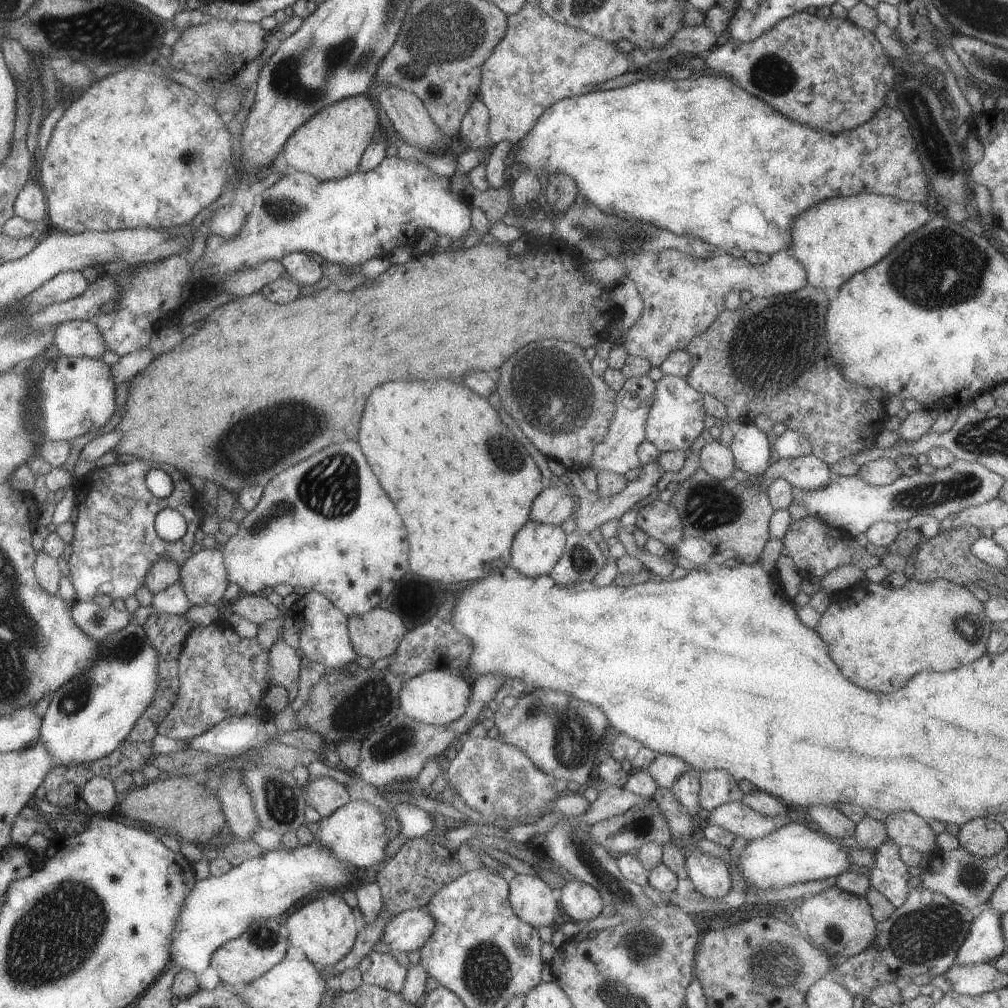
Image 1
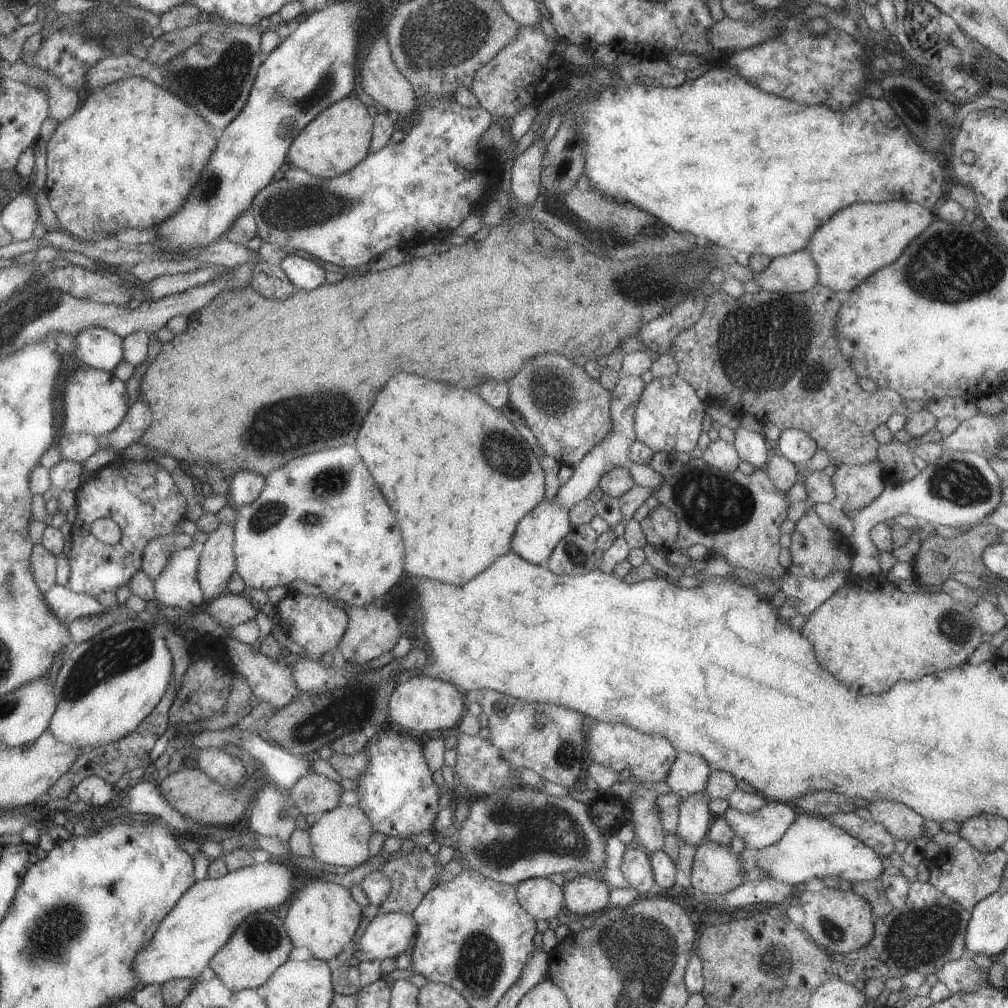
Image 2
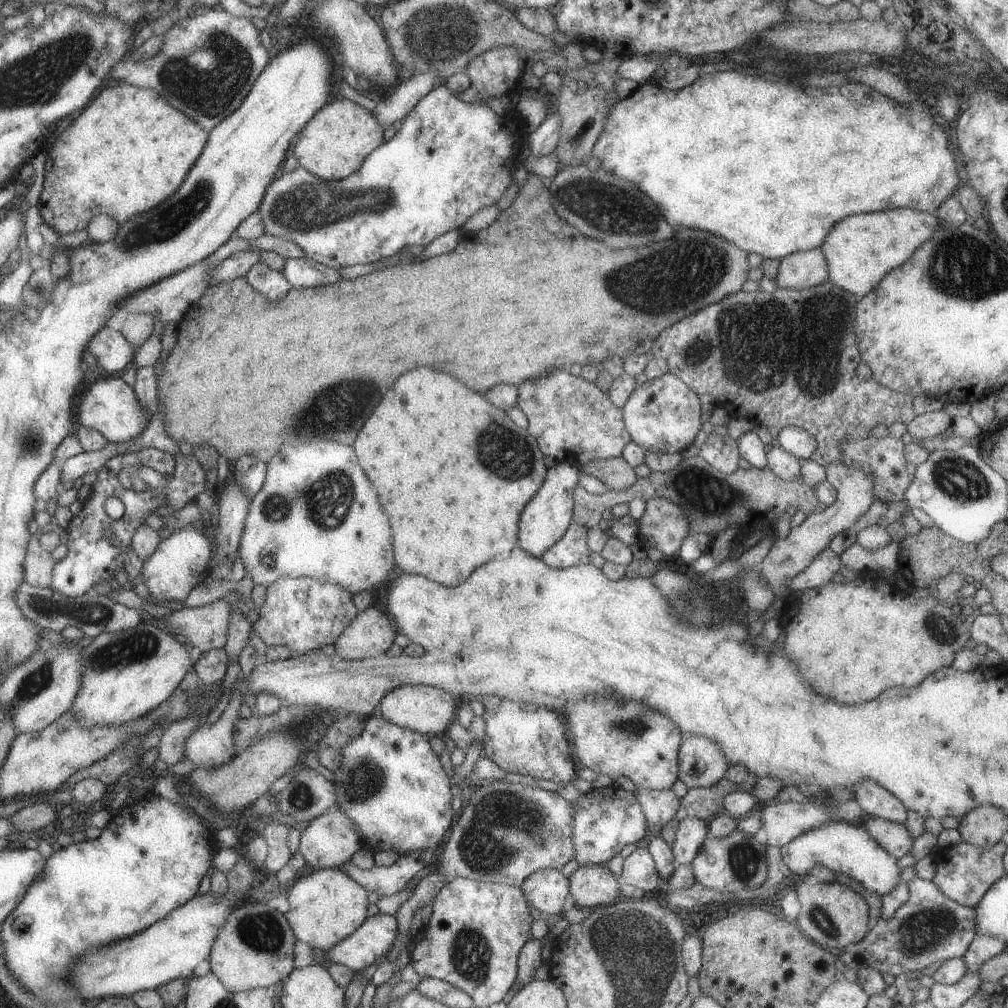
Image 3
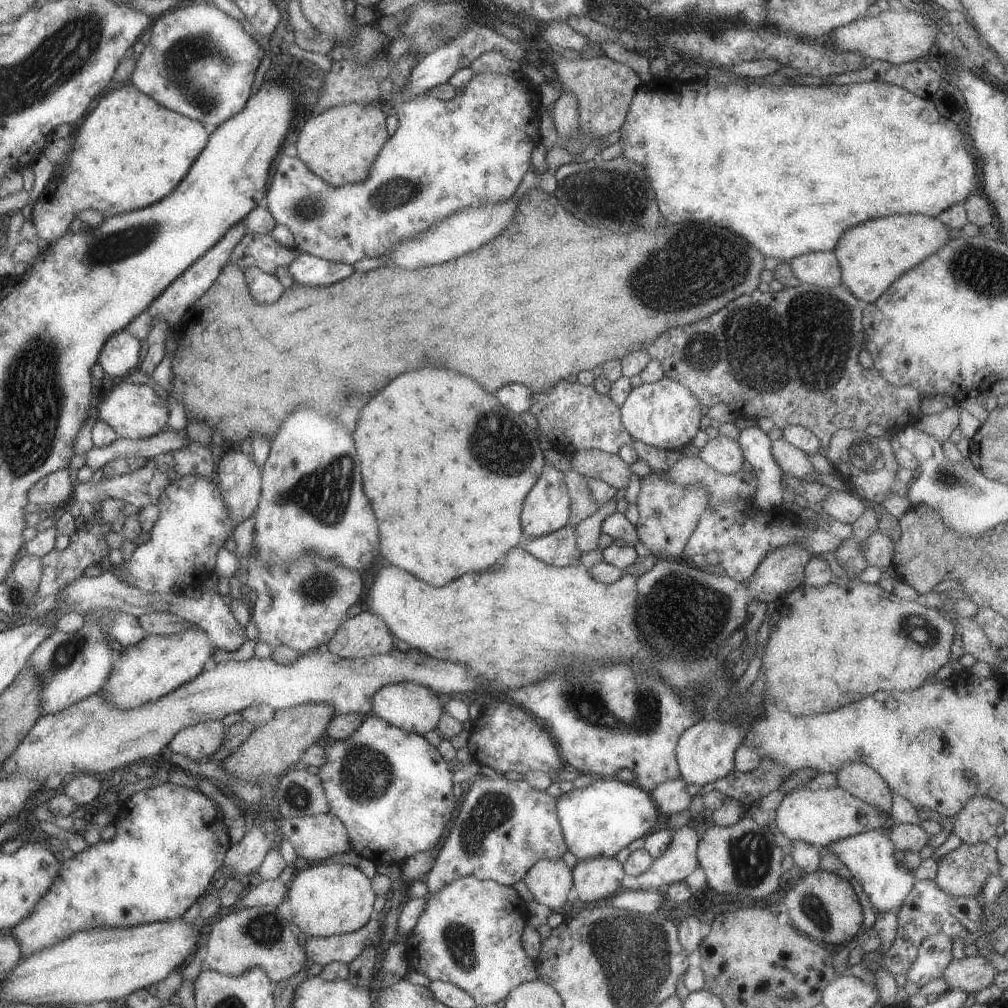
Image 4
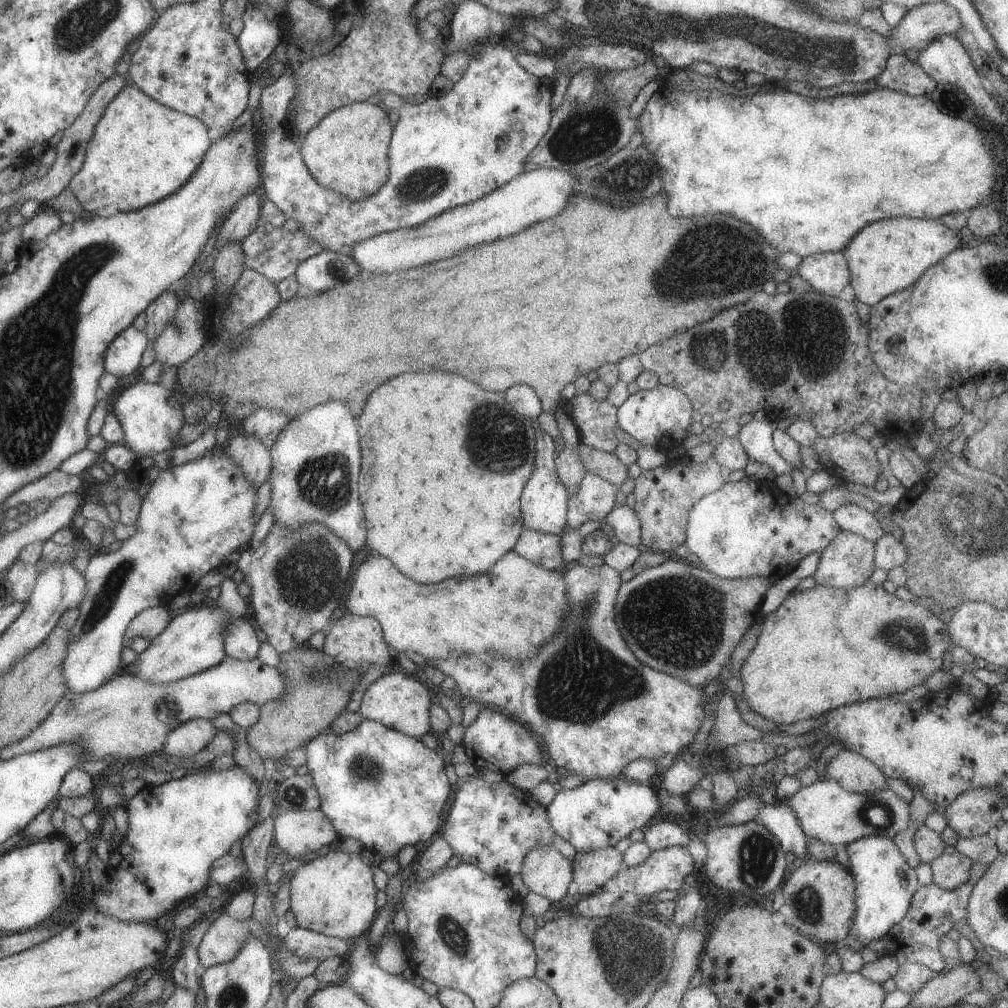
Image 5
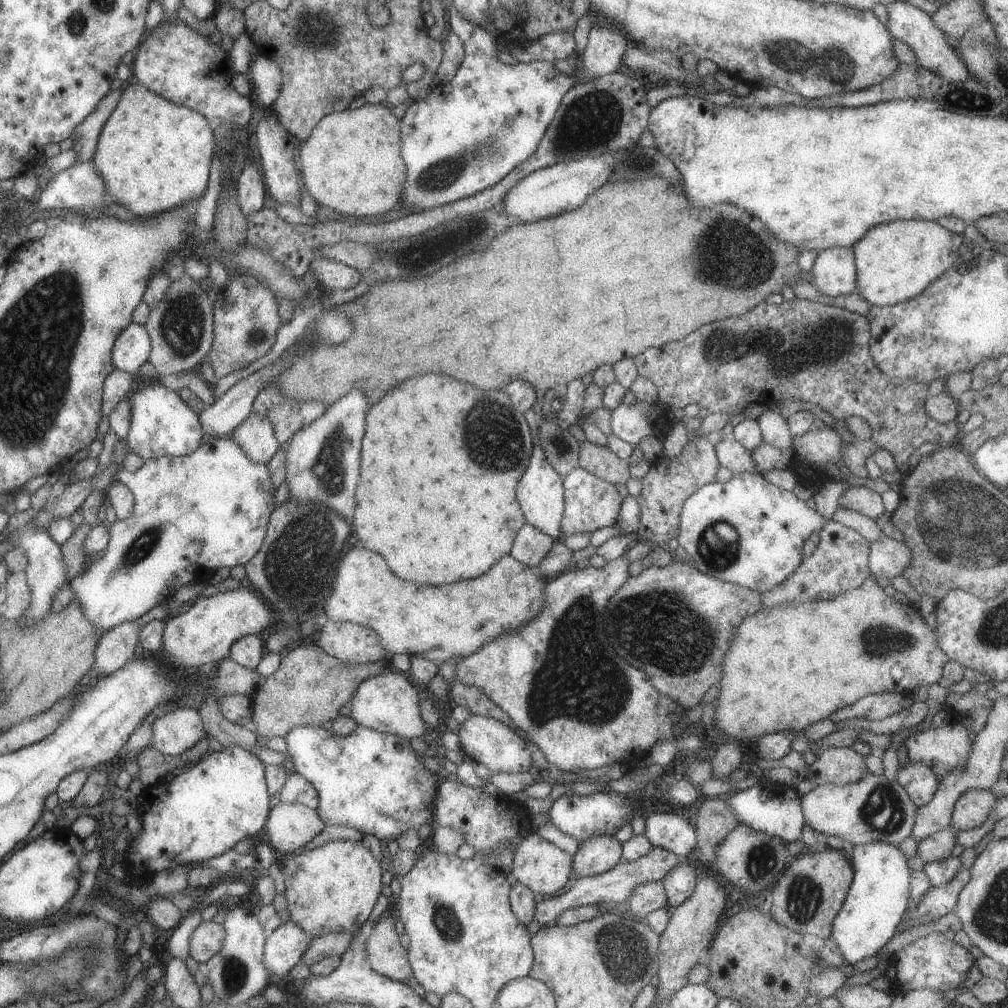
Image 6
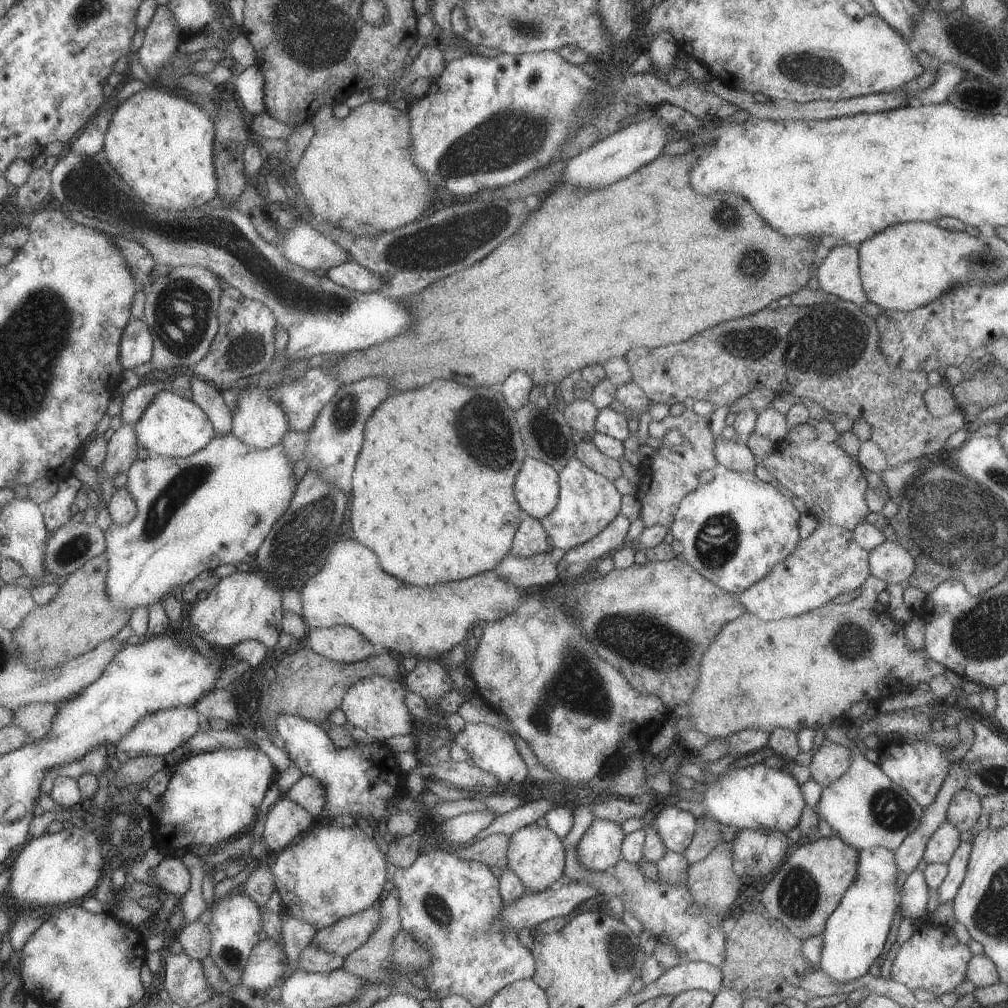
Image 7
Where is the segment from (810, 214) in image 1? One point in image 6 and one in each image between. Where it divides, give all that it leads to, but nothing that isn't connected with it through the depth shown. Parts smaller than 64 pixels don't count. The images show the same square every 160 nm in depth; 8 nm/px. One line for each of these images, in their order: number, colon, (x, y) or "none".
2: (852, 243)
3: (859, 250)
4: (872, 254)
5: (886, 257)
6: (894, 262)

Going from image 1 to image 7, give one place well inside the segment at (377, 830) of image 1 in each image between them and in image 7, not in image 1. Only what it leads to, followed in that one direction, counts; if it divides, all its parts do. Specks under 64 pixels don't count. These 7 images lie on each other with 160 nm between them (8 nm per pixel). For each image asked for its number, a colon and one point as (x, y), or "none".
2: (339, 837)
3: (330, 839)
4: (316, 837)
5: (295, 832)
6: (289, 826)
7: (285, 820)

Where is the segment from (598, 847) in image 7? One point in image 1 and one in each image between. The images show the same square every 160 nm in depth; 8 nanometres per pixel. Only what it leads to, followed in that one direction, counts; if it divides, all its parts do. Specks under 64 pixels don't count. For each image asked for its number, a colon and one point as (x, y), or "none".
1: (581, 902)
2: (583, 896)
3: (590, 886)
4: (599, 878)
5: (591, 871)
6: (595, 855)

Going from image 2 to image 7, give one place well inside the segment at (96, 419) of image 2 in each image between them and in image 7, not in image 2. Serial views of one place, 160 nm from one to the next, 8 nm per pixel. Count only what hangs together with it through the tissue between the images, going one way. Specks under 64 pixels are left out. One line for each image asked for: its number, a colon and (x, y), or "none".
3: (110, 406)
4: (132, 411)
5: (150, 416)
6: (161, 424)
7: (171, 426)

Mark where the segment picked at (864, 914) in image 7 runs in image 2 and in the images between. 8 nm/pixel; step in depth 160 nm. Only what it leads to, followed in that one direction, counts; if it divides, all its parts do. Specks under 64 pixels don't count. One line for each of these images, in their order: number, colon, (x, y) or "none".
2: (811, 847)
3: (846, 848)
4: (879, 868)
5: (884, 884)
6: (877, 898)

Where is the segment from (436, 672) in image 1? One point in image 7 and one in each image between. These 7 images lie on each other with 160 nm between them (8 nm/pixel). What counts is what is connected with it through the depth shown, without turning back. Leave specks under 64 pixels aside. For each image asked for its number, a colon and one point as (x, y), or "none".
2: (420, 703)
3: (428, 710)
4: (414, 708)
5: (396, 701)
6: (388, 703)
7: (375, 704)

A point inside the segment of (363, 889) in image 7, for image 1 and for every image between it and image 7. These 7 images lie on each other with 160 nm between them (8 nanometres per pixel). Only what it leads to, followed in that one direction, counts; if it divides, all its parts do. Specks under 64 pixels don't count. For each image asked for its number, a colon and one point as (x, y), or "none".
1: (325, 929)
2: (322, 918)
3: (325, 906)
4: (330, 899)
5: (333, 894)
6: (332, 888)

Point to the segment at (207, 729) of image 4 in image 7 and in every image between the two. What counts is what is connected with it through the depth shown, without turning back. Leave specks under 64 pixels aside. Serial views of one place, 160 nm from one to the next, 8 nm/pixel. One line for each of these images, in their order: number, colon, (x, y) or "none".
5: (186, 739)
6: (173, 732)
7: (158, 733)

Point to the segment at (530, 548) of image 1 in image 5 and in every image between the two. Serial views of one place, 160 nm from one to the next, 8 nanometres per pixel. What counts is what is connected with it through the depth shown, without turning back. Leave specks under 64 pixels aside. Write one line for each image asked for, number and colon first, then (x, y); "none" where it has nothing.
2: (536, 534)
3: (543, 520)
4: (546, 507)
5: (543, 501)

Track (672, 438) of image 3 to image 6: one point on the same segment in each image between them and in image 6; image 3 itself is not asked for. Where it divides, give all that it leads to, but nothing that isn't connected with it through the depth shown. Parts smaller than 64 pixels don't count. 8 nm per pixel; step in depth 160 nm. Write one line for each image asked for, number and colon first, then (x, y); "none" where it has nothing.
4: (663, 414)
5: (660, 417)
6: (631, 423)

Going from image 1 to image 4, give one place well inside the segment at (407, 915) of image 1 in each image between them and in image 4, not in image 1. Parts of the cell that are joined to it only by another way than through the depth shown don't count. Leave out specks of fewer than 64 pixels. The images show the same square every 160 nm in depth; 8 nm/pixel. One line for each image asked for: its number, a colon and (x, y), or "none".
2: (388, 935)
3: (370, 940)
4: (343, 948)

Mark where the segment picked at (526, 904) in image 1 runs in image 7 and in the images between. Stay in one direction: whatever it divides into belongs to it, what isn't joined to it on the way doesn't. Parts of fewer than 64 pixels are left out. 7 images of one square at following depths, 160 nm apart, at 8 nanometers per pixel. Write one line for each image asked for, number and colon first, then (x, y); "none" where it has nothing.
2: (539, 897)
3: (545, 890)
4: (549, 881)
5: (545, 872)
6: (537, 864)
7: (534, 854)

